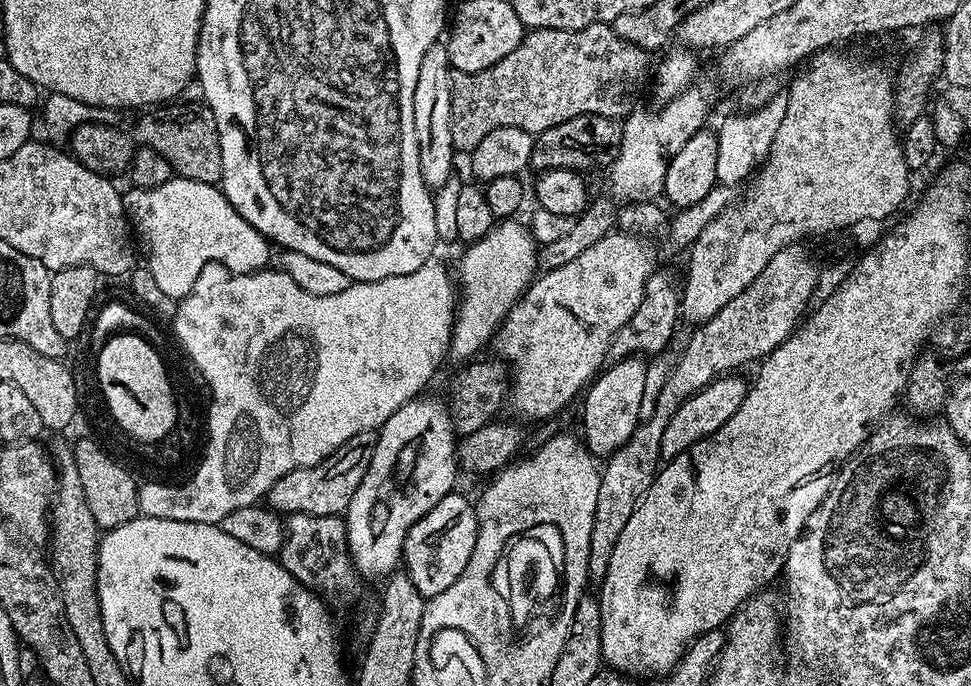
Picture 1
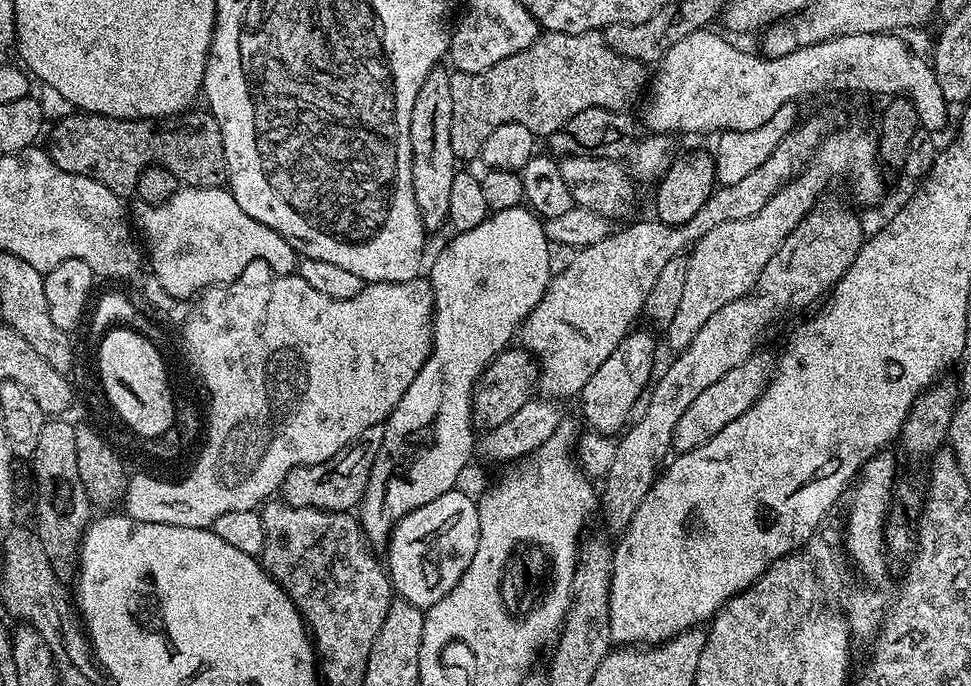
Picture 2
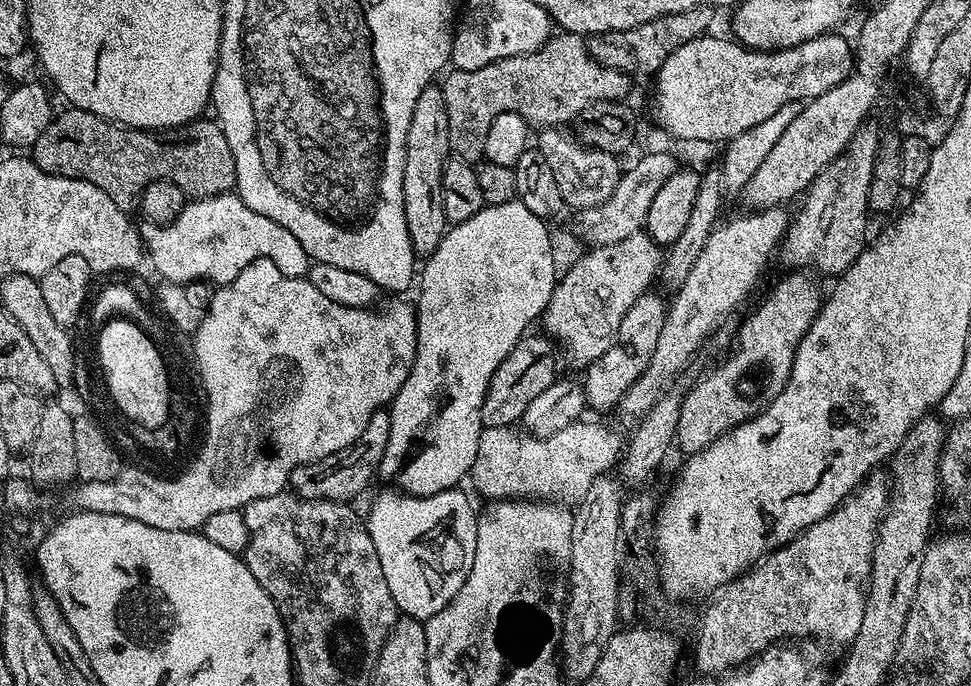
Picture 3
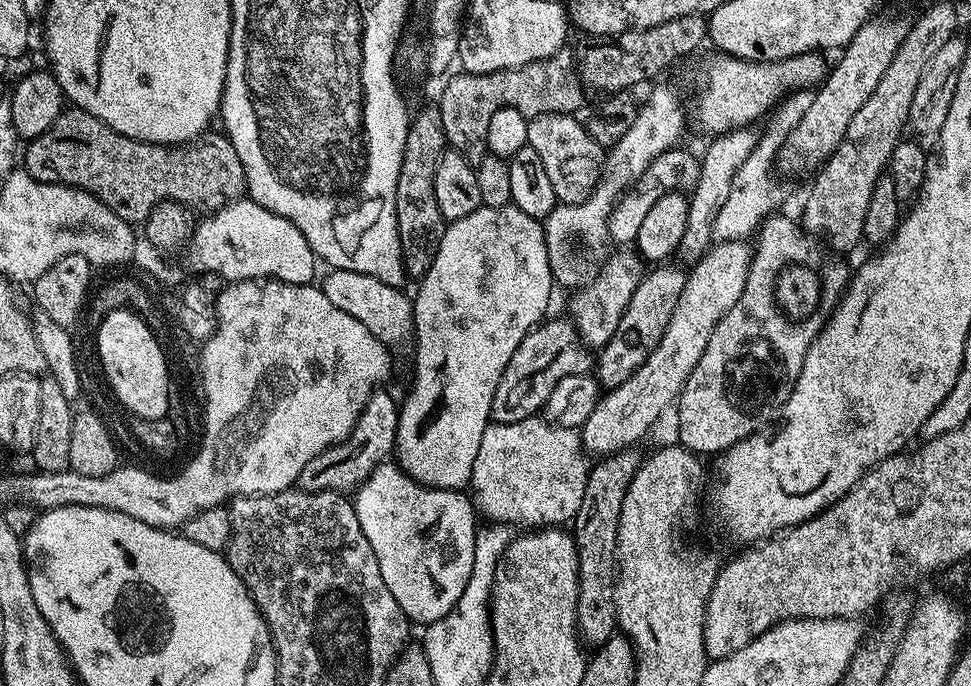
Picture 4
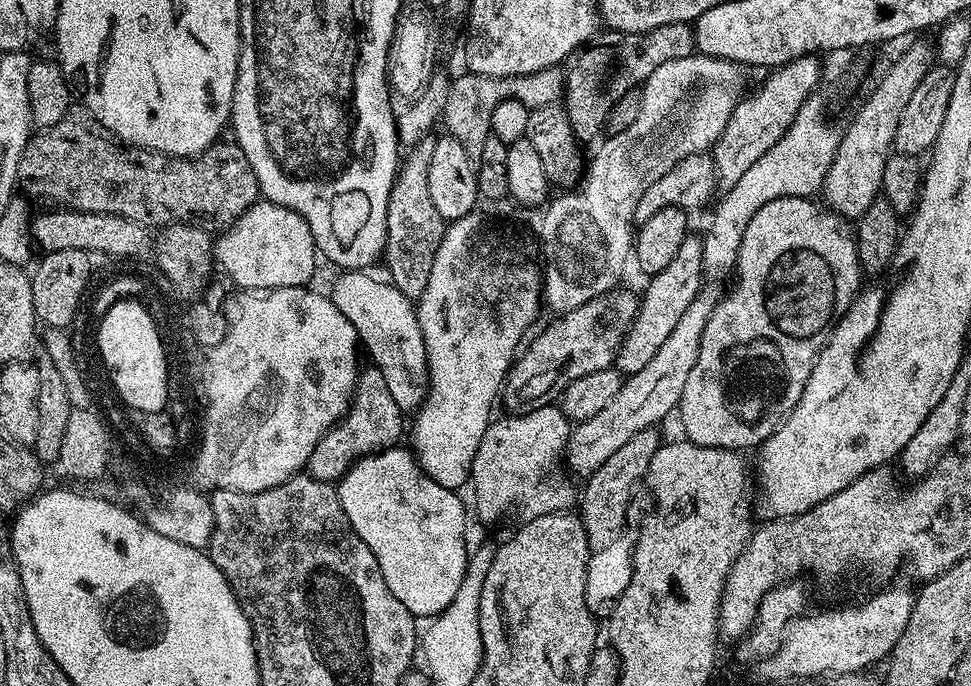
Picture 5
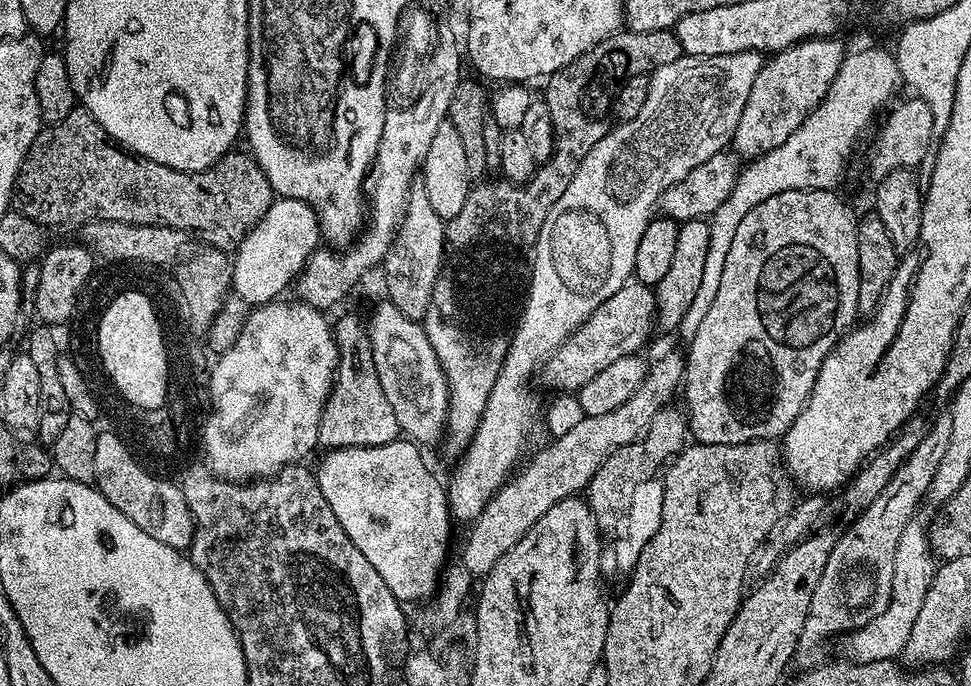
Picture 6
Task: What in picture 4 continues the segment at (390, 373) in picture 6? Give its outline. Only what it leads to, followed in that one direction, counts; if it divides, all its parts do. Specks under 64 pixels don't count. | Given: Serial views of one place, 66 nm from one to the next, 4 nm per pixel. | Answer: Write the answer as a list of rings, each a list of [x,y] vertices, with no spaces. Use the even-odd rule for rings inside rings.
[[[334,268],[325,271],[322,287],[326,298],[338,306],[338,310],[346,310],[350,318],[358,318],[372,334],[386,346],[404,344],[413,339],[412,300],[404,297],[401,289],[386,286],[386,282],[378,282],[378,278],[370,278],[370,274],[358,274],[354,270]]]

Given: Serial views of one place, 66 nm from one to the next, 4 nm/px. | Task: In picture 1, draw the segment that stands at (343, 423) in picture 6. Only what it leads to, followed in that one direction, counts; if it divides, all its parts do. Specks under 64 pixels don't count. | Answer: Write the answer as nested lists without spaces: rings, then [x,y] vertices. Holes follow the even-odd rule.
[[[375,431],[359,432],[322,462],[309,468],[290,470],[290,474],[274,482],[274,486],[267,495],[267,507],[277,514],[301,512],[311,516],[338,516],[347,513],[350,498],[354,498],[354,490],[358,490],[368,469],[368,463],[376,445],[376,437]]]

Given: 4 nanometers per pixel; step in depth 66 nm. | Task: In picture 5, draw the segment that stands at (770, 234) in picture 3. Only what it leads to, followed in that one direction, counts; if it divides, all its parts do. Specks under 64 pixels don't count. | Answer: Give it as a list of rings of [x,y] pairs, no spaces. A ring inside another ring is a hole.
[[[701,294],[690,302],[690,308],[678,326],[674,326],[670,338],[662,342],[658,354],[642,366],[642,370],[631,373],[625,379],[624,385],[614,394],[614,398],[594,418],[579,421],[571,429],[568,444],[564,448],[563,459],[568,462],[568,468],[577,472],[580,478],[587,478],[614,454],[614,450],[626,446],[634,434],[647,428],[656,428],[659,420],[675,413],[680,407],[682,390],[686,386],[686,378],[690,378],[690,370],[694,370],[694,362],[698,362],[698,350],[702,346],[702,330],[706,330],[706,322],[710,318],[713,308],[716,307],[717,297]]]

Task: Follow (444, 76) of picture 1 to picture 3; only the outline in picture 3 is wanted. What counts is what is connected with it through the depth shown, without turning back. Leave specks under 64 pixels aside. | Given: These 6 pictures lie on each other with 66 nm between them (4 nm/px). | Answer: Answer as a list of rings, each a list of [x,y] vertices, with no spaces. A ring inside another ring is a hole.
[[[421,87],[418,98],[412,101],[412,113],[410,114],[410,130],[406,134],[406,158],[402,170],[402,198],[406,210],[406,230],[410,230],[410,242],[417,257],[427,258],[438,250],[438,242],[442,242],[445,232],[450,225],[446,218],[446,209],[442,207],[442,190],[444,183],[442,176],[444,167],[448,165],[452,147],[450,146],[450,125],[446,122],[446,98],[443,87]]]

